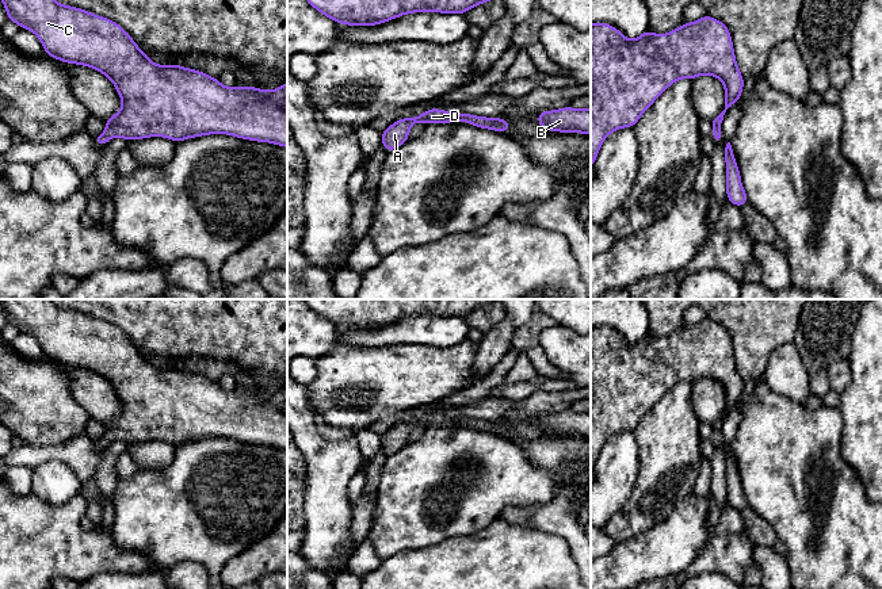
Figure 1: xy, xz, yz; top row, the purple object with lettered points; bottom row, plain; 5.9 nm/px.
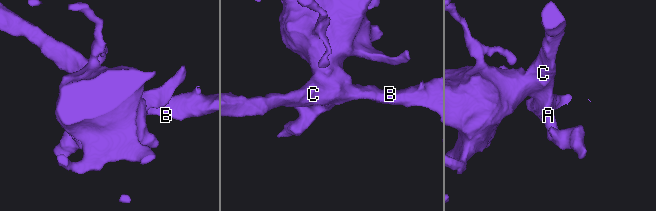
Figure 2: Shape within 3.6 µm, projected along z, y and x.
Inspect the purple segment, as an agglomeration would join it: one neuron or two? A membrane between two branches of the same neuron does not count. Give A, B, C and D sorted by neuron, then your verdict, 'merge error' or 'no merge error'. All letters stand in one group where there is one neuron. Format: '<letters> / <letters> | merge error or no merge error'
A B C D | no merge error

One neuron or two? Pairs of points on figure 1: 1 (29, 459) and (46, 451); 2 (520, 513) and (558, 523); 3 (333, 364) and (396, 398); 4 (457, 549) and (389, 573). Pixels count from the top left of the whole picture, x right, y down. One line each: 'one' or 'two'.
1: one
2: one
3: one
4: one

